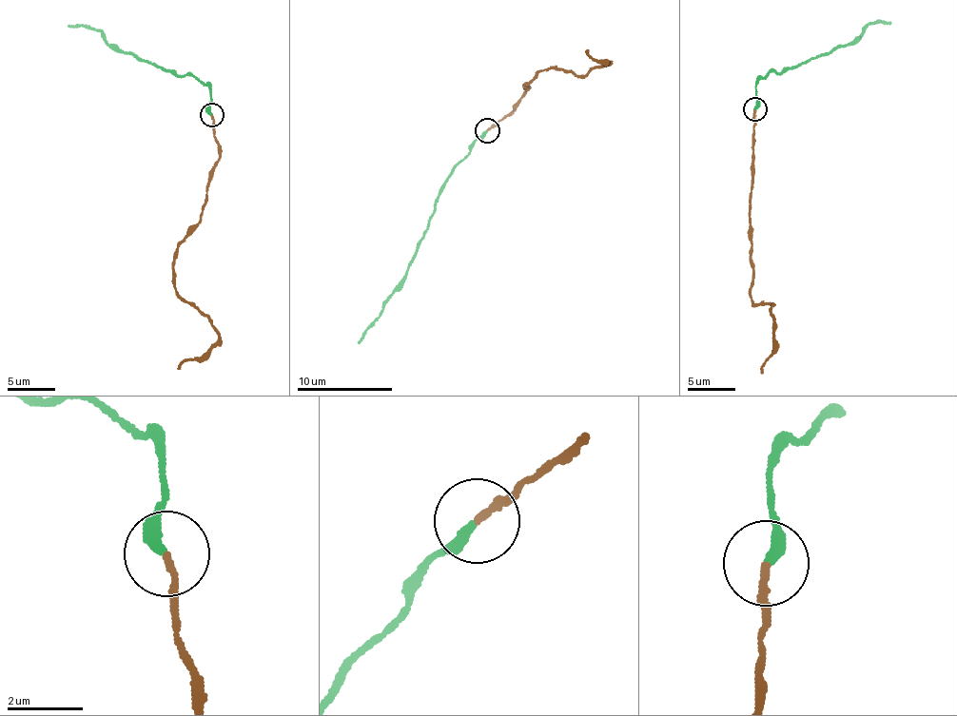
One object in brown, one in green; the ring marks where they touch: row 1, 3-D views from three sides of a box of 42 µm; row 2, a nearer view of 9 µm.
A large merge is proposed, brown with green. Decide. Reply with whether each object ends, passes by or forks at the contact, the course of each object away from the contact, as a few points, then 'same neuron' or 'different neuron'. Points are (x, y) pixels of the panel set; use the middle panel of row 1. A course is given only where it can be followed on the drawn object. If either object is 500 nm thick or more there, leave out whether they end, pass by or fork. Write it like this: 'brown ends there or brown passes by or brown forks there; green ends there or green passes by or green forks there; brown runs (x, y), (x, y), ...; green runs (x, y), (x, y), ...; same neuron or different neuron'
brown ends there; green ends there; brown runs (486, 131), (516, 110), (530, 87), (524, 86), (543, 69), (580, 76), (608, 62), (601, 63), (586, 49); green runs (486, 131), (475, 140), (470, 152), (454, 165), (403, 285), (390, 296), (357, 342); different neuron

